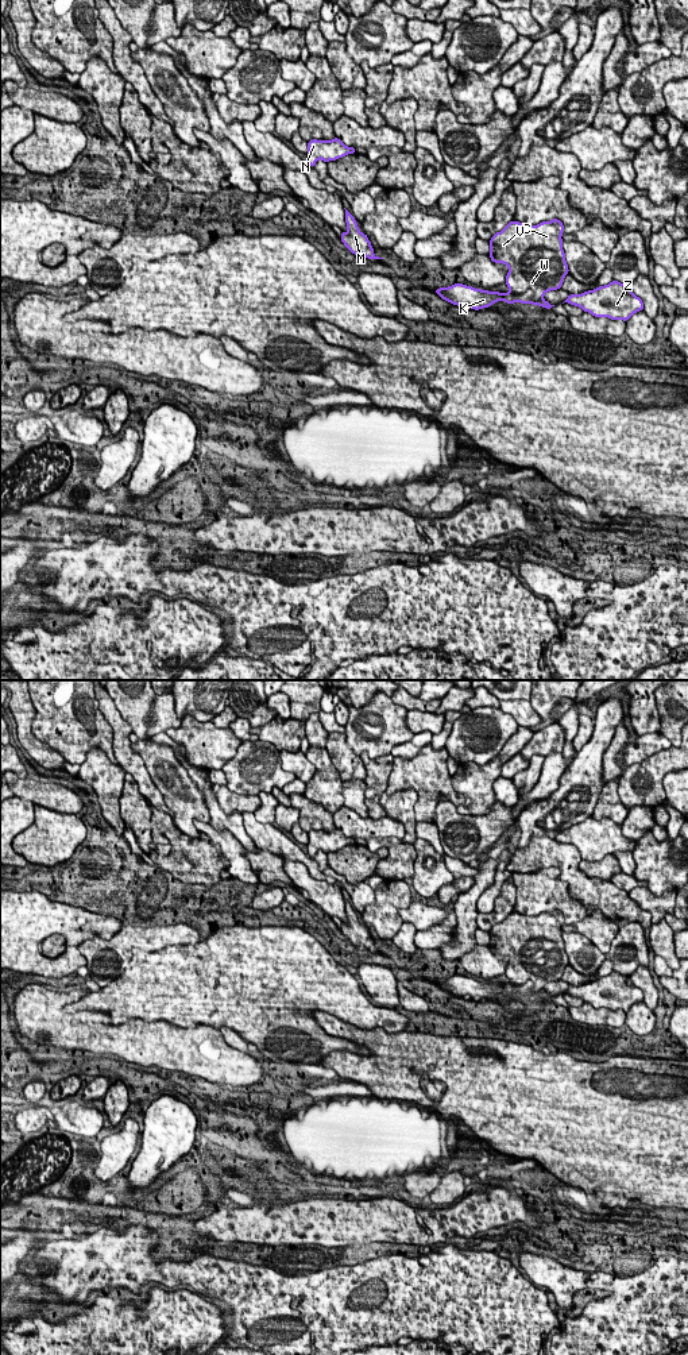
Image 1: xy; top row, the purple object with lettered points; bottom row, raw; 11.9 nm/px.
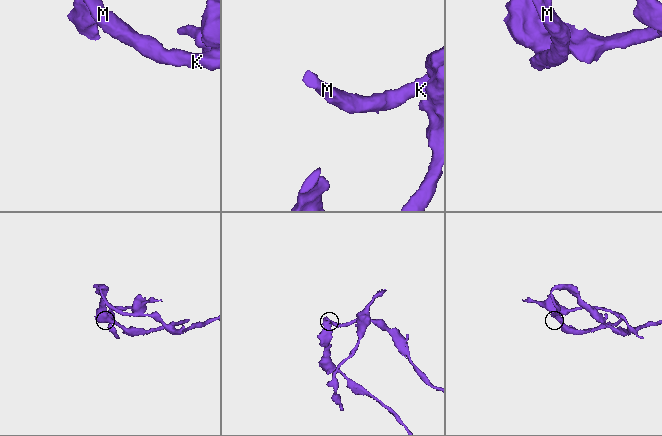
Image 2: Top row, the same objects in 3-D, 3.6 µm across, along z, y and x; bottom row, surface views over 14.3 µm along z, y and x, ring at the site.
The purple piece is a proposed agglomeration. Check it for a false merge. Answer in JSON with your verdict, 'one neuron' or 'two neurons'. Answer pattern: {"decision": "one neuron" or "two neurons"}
{"decision": "two neurons"}

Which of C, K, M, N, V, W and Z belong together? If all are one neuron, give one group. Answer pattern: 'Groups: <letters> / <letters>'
Groups: C V W / K M N Z

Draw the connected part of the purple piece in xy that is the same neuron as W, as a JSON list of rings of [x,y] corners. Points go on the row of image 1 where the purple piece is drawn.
[[[560,220],[529,225],[510,221],[490,239],[490,258],[509,267],[505,283],[515,294],[526,290],[540,300],[546,292],[561,287],[569,274],[563,250],[564,225]]]

